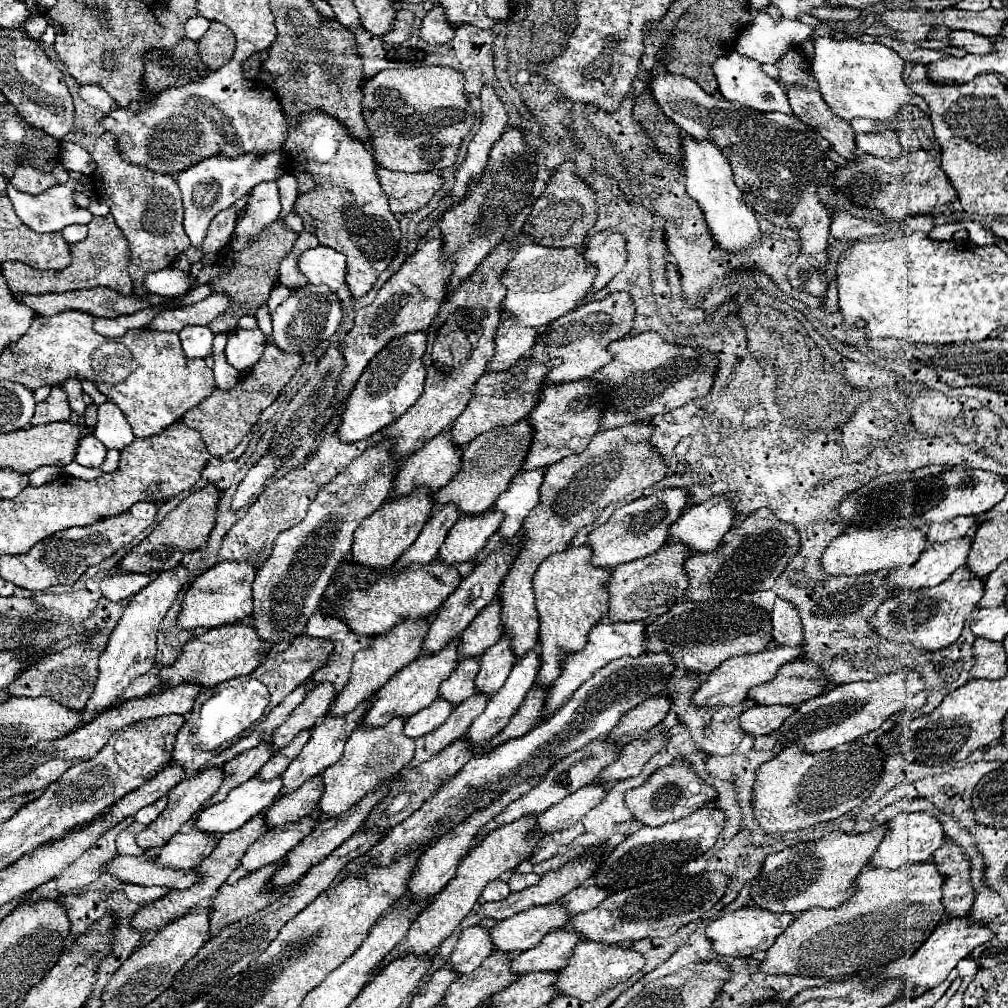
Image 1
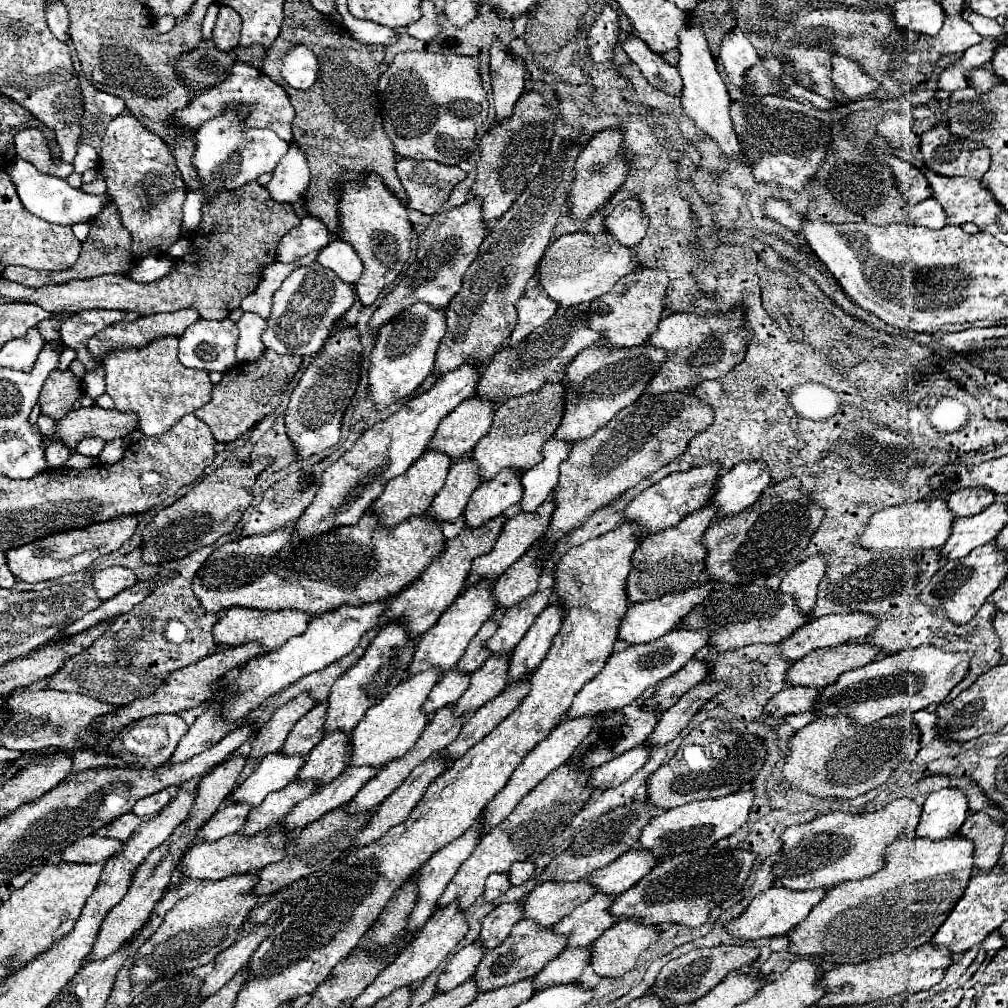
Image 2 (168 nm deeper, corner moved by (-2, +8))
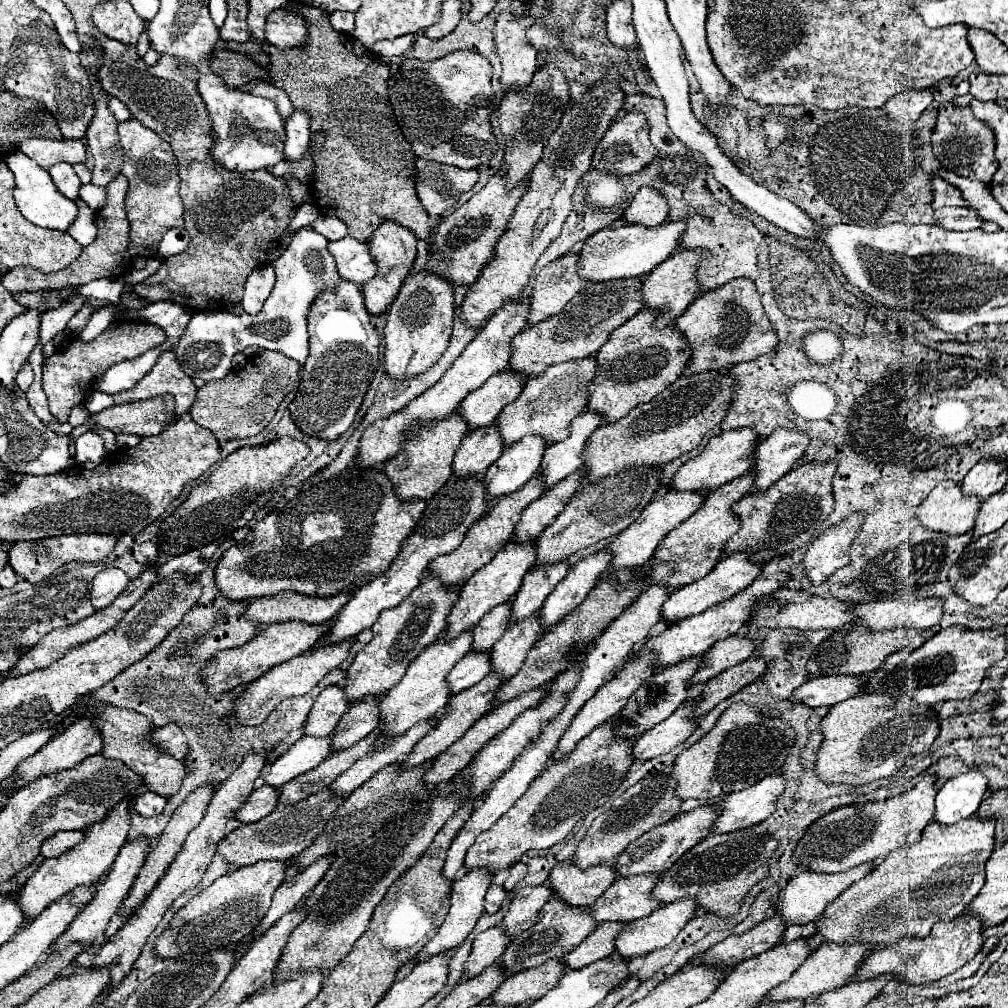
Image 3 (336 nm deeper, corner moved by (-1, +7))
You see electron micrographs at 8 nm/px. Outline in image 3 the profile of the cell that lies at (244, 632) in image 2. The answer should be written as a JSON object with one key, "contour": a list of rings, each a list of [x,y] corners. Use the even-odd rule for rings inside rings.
{"contour":[[[281,592],[279,596],[265,596],[251,600],[245,608],[245,618],[257,622],[259,626],[279,624],[279,622],[307,622],[323,624],[331,620],[335,612],[351,598],[349,596],[331,596],[331,600],[315,600],[313,596],[299,596],[297,592]]]}

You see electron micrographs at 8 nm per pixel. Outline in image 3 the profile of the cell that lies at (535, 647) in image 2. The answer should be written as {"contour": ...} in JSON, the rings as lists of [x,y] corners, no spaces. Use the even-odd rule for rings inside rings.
{"contour":[[[599,550],[597,554],[585,556],[569,568],[563,582],[555,586],[555,590],[547,596],[543,608],[539,610],[539,624],[543,632],[549,632],[559,620],[563,620],[563,616],[567,616],[567,612],[571,612],[585,600],[597,578],[607,570],[607,566],[609,554],[605,550]]]}

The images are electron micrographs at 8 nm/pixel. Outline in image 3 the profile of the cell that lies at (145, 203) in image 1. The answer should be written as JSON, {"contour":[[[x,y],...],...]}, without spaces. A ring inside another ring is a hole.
{"contour":[[[137,120],[119,124],[119,140],[125,154],[121,174],[129,178],[129,190],[125,196],[127,220],[131,226],[129,254],[131,256],[157,256],[163,234],[171,228],[183,226],[183,202],[179,198],[179,174],[171,146],[155,132],[141,126]]]}

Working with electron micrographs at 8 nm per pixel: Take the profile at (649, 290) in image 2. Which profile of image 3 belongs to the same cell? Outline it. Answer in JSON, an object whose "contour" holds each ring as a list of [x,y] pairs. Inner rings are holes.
{"contour":[[[679,250],[673,256],[669,256],[665,262],[657,264],[643,280],[641,280],[641,298],[643,298],[643,306],[645,308],[653,308],[657,310],[657,320],[653,322],[655,328],[665,328],[675,324],[675,318],[681,316],[681,312],[697,298],[699,288],[695,282],[695,266],[699,262],[701,252],[687,252],[687,250]]]}

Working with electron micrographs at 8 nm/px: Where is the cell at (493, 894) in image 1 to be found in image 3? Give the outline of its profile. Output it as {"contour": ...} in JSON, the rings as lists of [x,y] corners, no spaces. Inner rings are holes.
{"contour":[[[491,884],[489,890],[487,890],[487,894],[485,894],[485,912],[493,914],[493,912],[503,904],[505,896],[507,896],[507,892],[505,892],[503,886],[499,886],[499,884]]]}

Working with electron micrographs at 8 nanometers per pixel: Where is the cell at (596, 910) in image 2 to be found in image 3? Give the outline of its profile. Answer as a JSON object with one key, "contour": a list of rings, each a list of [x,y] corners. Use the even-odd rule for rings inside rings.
{"contour":[[[631,876],[631,880],[615,880],[591,906],[595,924],[633,922],[661,906],[649,898],[659,876]]]}

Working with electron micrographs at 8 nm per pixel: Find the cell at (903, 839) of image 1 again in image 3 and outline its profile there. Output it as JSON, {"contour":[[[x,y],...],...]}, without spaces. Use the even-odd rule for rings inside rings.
{"contour":[[[971,770],[963,776],[947,780],[935,796],[933,822],[951,826],[967,816],[973,816],[985,792],[987,778],[979,770]]]}

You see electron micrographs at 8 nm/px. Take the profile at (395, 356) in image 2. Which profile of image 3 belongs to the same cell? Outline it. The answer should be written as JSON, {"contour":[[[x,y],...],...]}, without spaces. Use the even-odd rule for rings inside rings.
{"contour":[[[429,272],[415,274],[411,278],[411,282],[403,284],[401,292],[397,294],[395,302],[391,304],[391,308],[387,312],[387,324],[383,330],[385,332],[383,360],[385,360],[387,376],[395,382],[405,382],[405,380],[411,380],[411,378],[427,372],[445,352],[449,338],[451,338],[451,328],[453,328],[453,288],[445,280],[439,280],[439,278],[431,276]]]}

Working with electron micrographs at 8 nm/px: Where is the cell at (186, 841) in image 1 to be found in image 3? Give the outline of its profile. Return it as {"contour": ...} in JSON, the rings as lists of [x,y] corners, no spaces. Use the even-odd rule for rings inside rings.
{"contour":[[[261,786],[259,790],[251,792],[251,796],[243,802],[243,806],[239,810],[235,810],[235,818],[241,824],[257,822],[259,818],[263,818],[263,816],[267,816],[269,812],[275,810],[275,806],[279,804],[277,798],[279,798],[279,790]]]}

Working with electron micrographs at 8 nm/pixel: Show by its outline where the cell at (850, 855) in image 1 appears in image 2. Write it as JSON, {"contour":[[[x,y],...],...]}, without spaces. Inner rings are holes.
{"contour":[[[900,797],[890,805],[874,813],[844,813],[832,811],[828,815],[818,815],[816,819],[792,825],[782,833],[782,853],[774,863],[776,885],[788,889],[816,889],[834,887],[844,881],[864,879],[874,875],[884,865],[886,849],[894,843],[908,827],[916,829],[922,815],[922,805],[916,799]]]}

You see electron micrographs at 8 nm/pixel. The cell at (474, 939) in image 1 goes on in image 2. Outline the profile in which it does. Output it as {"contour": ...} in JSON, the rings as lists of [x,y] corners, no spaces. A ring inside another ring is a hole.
{"contour":[[[512,901],[512,903],[502,903],[498,905],[482,923],[482,931],[478,941],[486,947],[498,947],[512,931],[512,927],[522,919],[522,909],[524,905],[520,901]]]}

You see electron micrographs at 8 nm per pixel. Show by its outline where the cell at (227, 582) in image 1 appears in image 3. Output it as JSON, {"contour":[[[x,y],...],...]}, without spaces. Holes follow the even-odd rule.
{"contour":[[[349,466],[333,480],[299,492],[257,522],[249,538],[233,544],[219,558],[215,586],[233,602],[277,596],[283,590],[317,598],[355,592],[389,570],[423,510],[423,500],[399,502],[383,470]]]}

